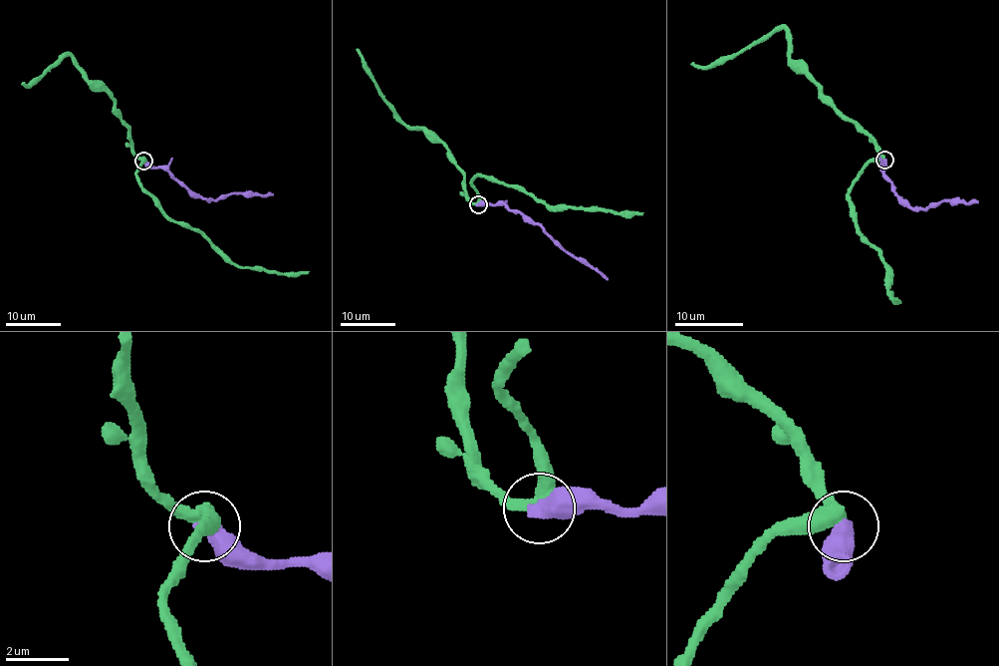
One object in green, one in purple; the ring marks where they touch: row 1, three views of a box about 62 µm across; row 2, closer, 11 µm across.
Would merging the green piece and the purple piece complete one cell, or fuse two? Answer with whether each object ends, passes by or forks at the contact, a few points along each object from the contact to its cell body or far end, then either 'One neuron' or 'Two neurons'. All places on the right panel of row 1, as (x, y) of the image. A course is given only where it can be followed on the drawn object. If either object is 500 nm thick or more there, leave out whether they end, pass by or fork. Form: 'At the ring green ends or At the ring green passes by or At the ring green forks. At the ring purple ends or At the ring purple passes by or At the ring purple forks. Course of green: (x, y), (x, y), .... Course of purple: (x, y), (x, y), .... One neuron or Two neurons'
Course of green: (884, 159), (876, 145), (818, 87), (794, 68), (791, 35), (784, 28), (777, 28), (712, 66), (691, 63). Course of purple: (884, 161), (884, 175), (891, 182), (891, 189), (908, 206), (927, 208), (946, 201), (977, 201). Two neurons

